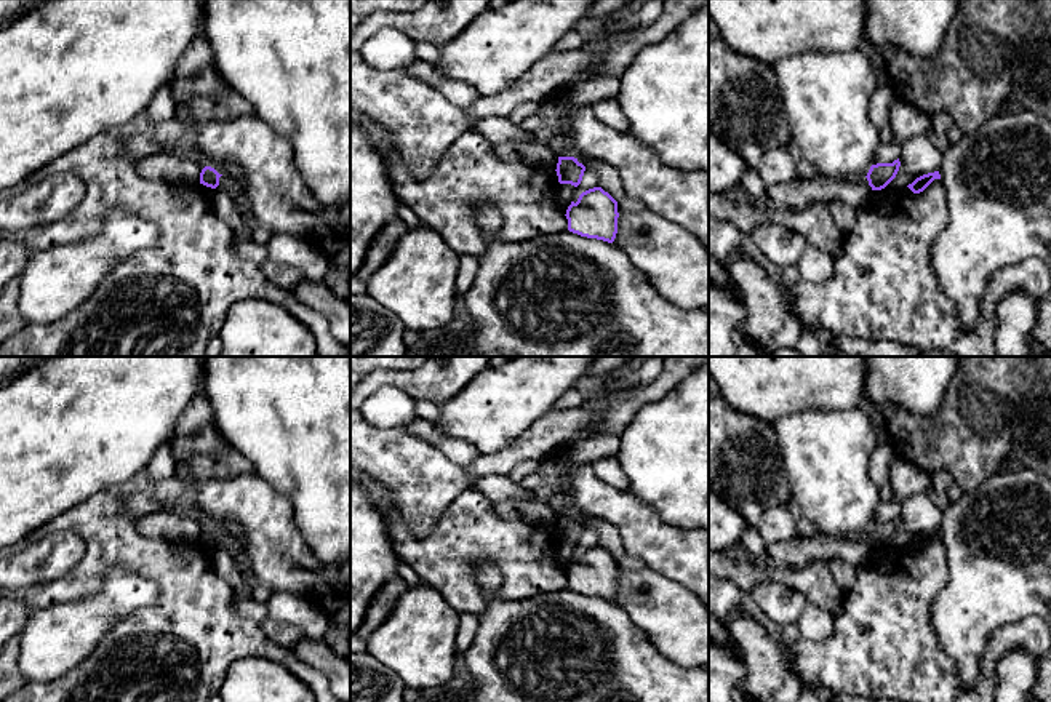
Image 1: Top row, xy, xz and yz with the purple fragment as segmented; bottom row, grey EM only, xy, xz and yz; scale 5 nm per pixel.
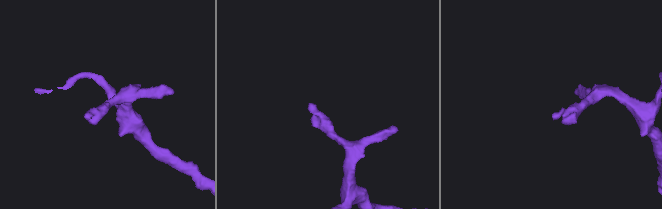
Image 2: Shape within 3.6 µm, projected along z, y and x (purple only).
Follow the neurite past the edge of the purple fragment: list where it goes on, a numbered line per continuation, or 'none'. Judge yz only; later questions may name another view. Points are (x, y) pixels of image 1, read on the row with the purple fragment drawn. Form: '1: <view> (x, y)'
none

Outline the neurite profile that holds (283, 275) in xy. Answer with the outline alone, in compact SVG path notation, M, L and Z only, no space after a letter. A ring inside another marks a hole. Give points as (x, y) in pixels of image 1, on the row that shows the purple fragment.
M267 259L262 265L261 265L264 275L277 286L286 289L286 291L294 291L296 286L306 280L304 273L288 264L282 264L282 262L274 262L270 259Z

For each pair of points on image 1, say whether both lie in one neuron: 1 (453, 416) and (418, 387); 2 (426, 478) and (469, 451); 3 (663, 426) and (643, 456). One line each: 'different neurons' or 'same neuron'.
1: different neurons
2: different neurons
3: same neuron

